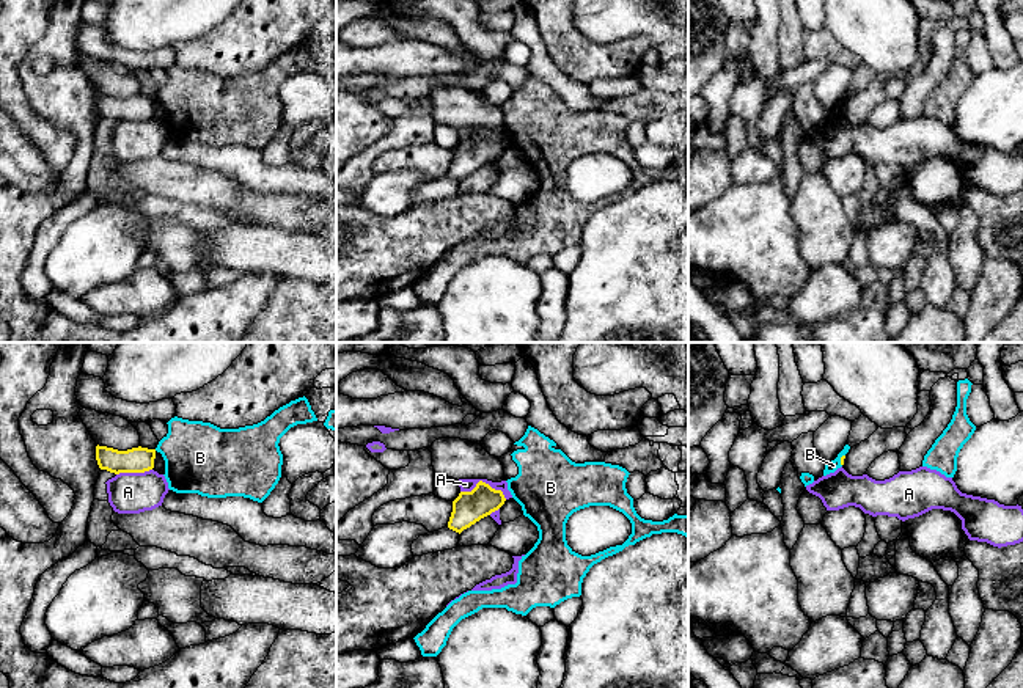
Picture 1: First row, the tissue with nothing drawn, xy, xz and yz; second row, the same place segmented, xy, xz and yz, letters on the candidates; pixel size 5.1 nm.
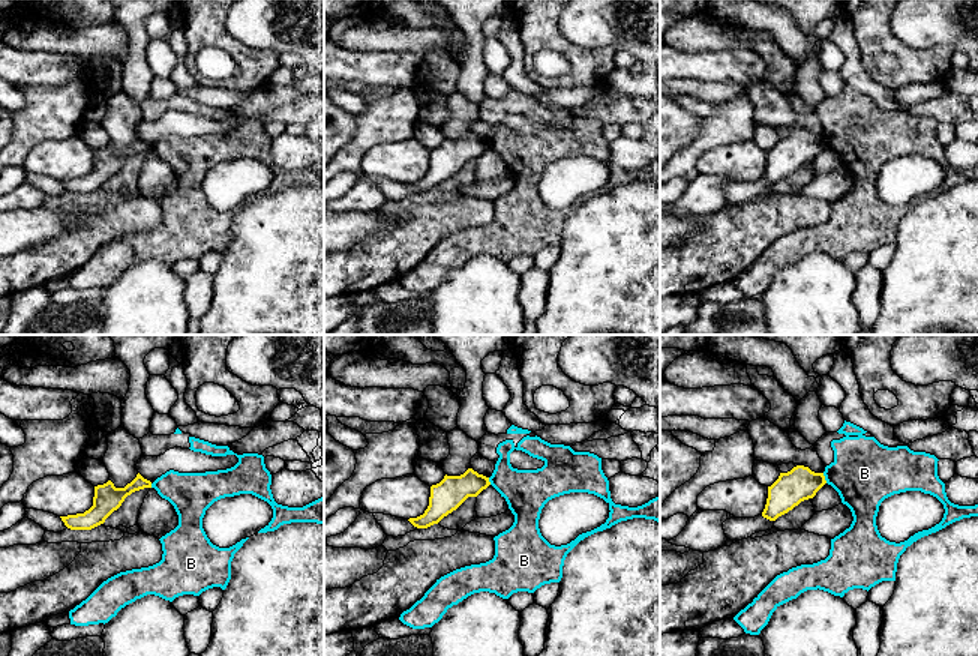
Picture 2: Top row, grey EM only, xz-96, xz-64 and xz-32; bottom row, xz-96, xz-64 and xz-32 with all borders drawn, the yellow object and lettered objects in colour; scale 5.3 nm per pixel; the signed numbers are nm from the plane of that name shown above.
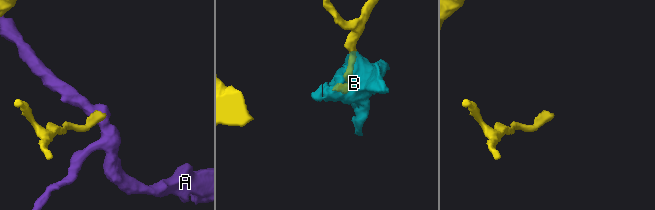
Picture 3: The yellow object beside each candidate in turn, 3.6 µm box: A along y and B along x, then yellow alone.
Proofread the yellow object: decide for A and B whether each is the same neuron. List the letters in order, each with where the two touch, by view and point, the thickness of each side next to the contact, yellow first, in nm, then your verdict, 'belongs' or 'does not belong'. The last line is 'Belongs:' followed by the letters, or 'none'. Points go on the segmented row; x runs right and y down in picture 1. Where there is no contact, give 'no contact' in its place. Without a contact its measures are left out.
A: xz (484, 483) | 160/60 nm | does not belong
B: yz (841, 461) | 20/60 nm | does not belong
Belongs: none

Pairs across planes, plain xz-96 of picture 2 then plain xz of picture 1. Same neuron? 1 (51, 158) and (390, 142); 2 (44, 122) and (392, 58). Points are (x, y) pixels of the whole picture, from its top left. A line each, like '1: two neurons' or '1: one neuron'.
1: two neurons
2: two neurons

